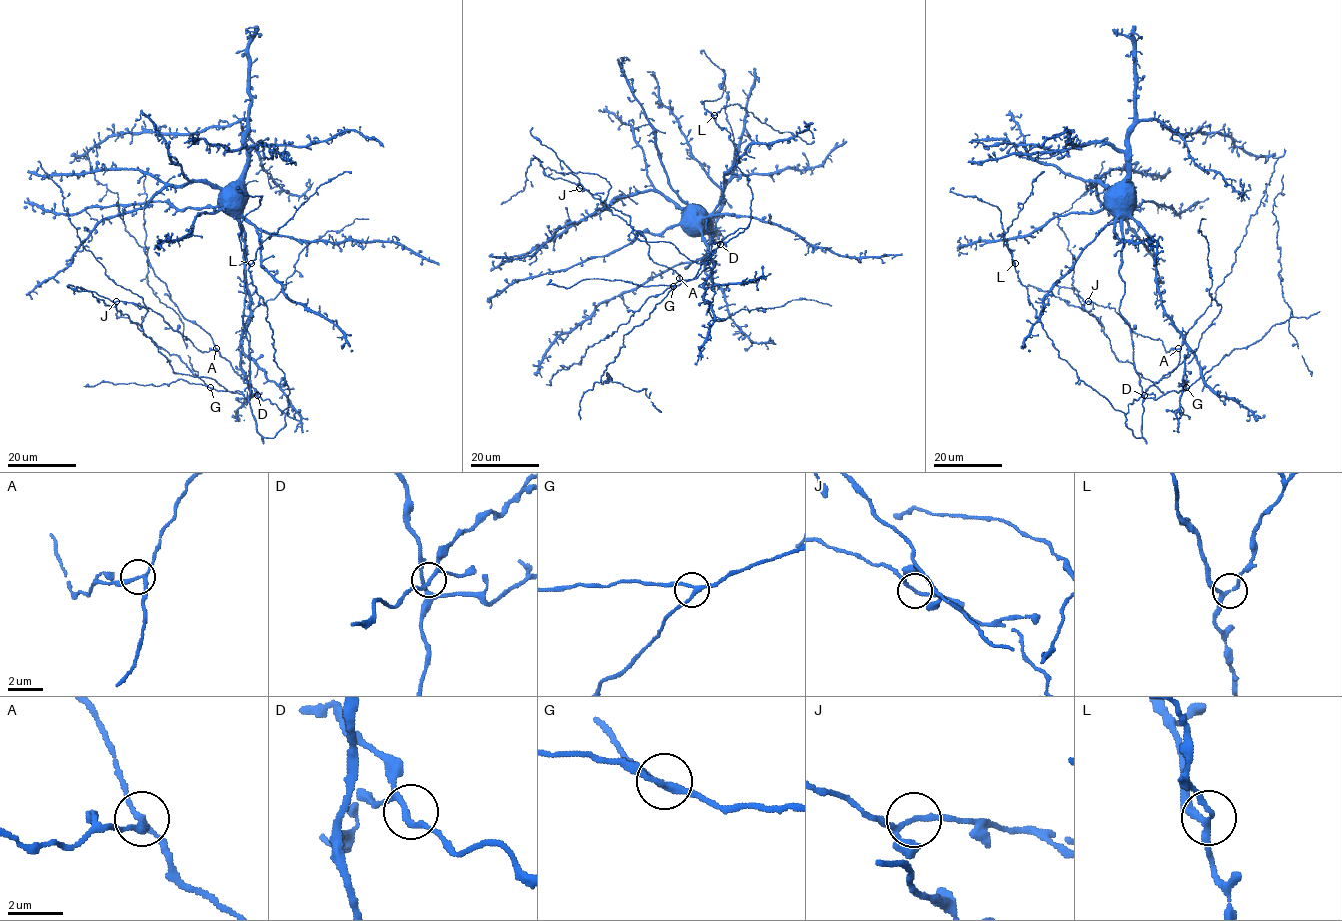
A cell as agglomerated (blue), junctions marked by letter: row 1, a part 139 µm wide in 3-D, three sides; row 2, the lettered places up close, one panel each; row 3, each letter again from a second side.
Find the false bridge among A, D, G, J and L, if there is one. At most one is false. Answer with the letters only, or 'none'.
none

